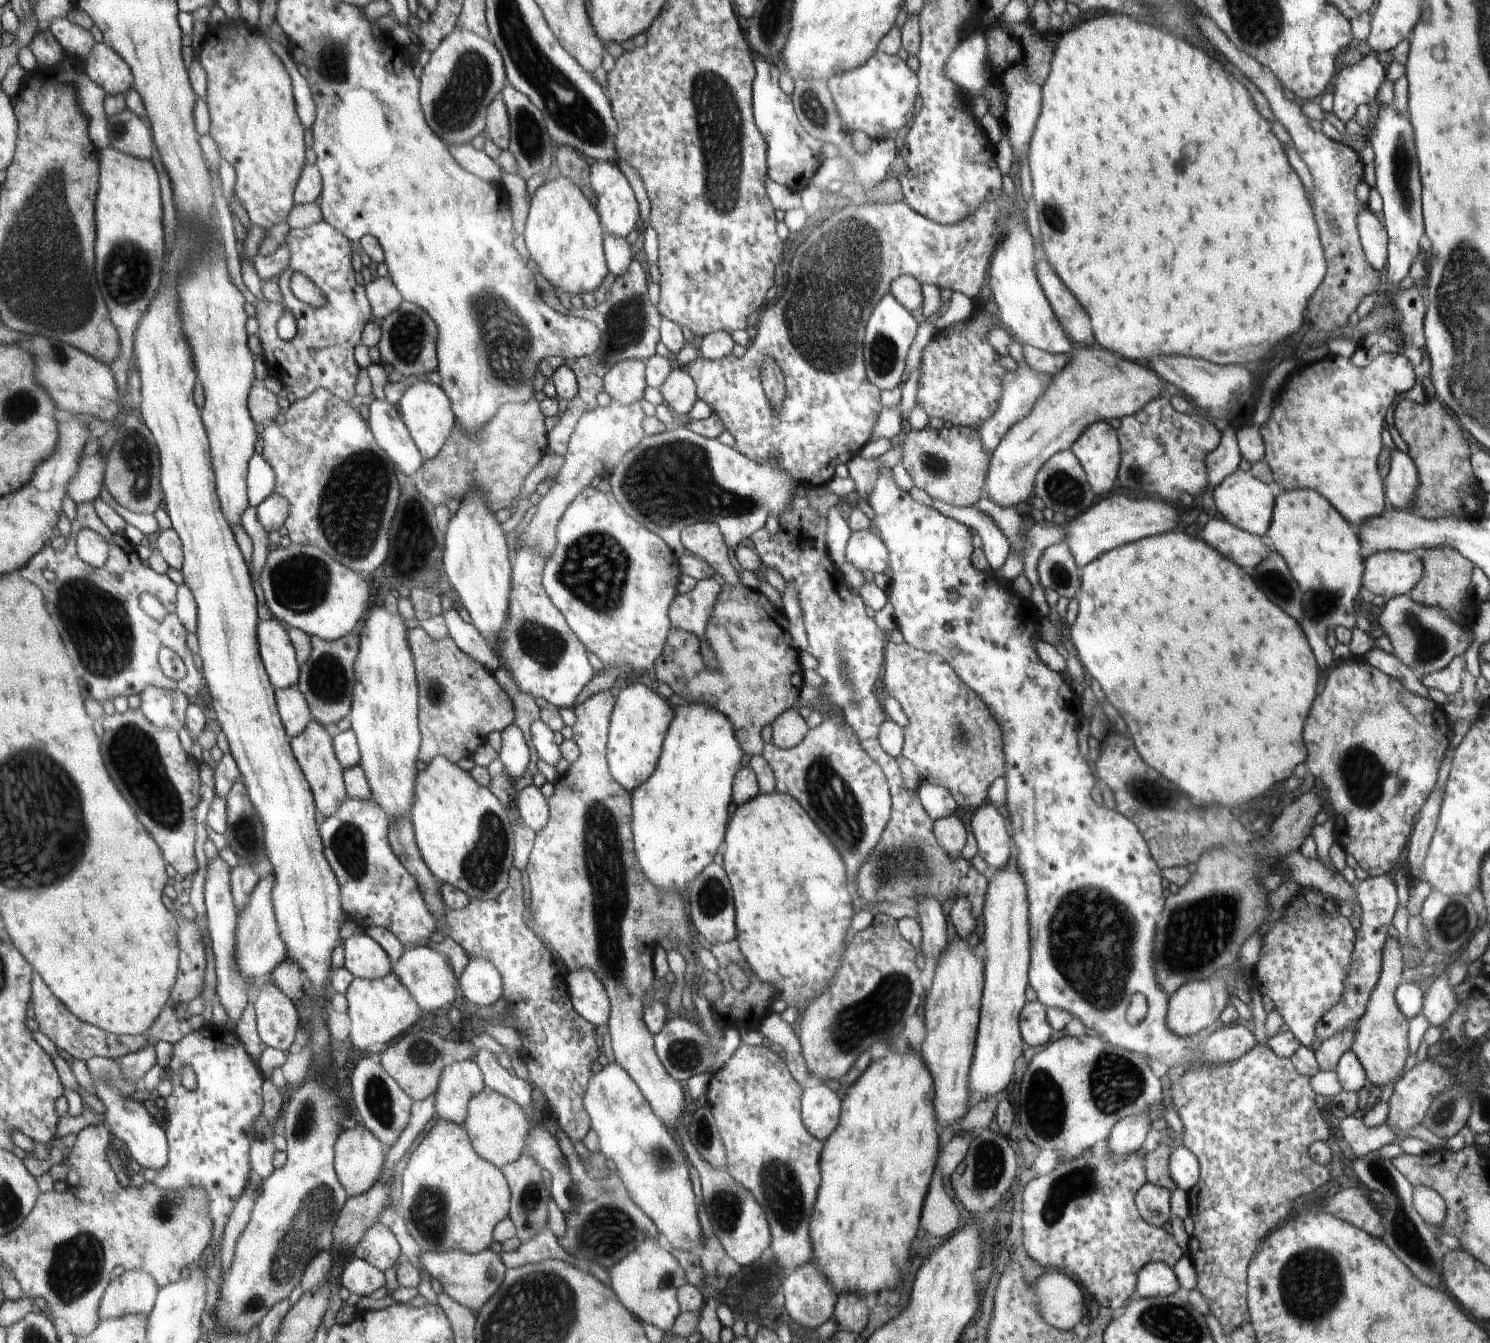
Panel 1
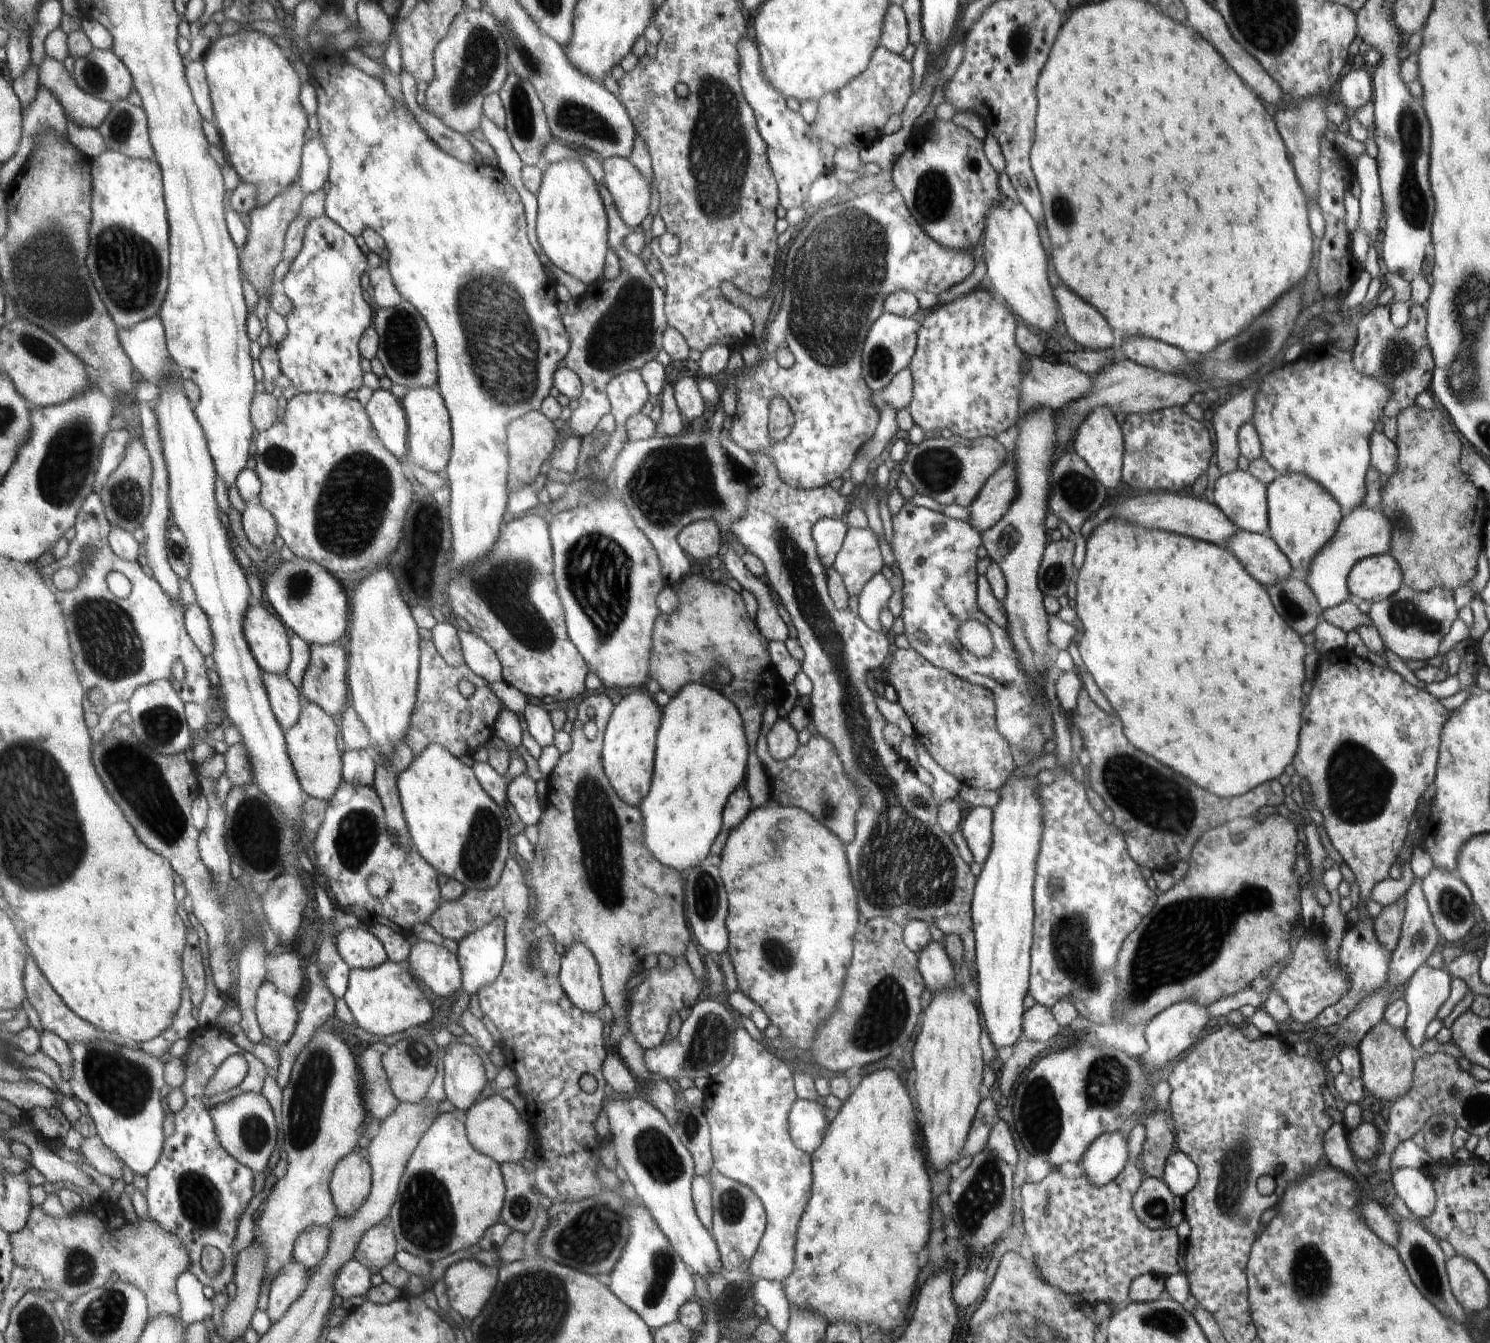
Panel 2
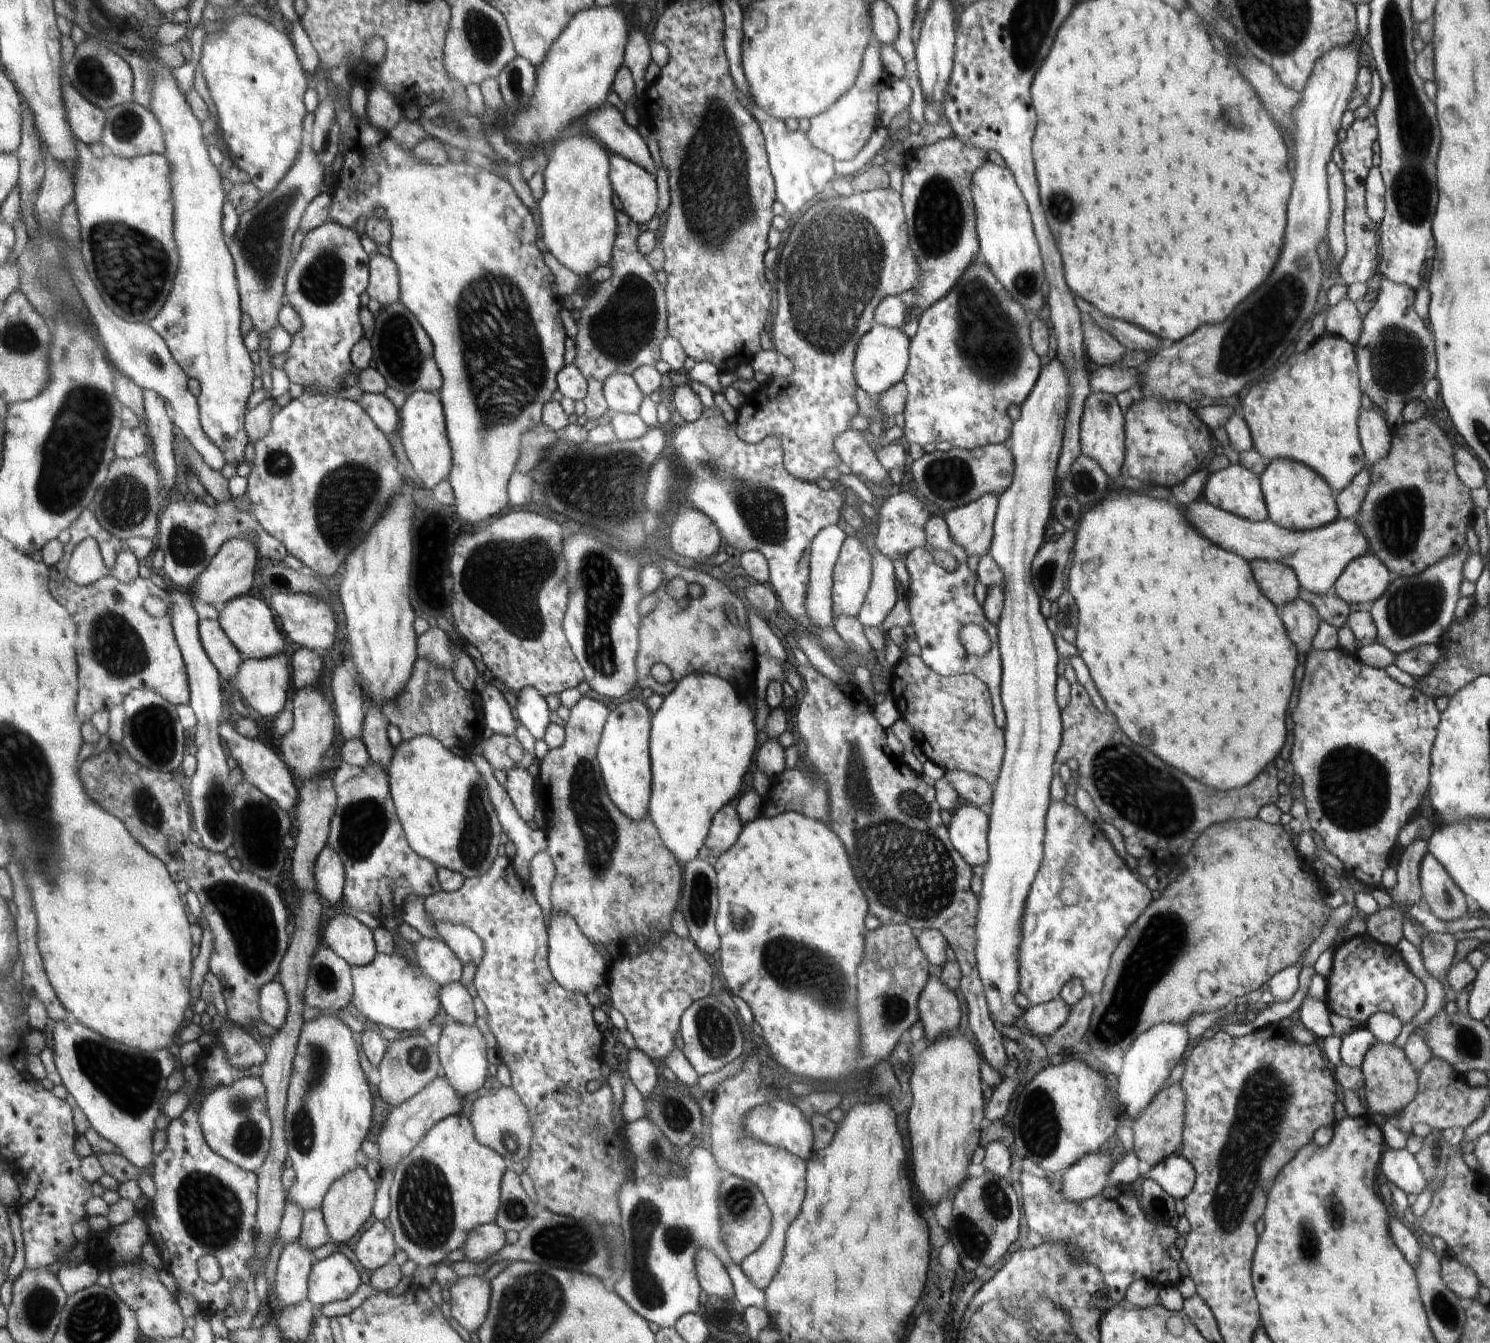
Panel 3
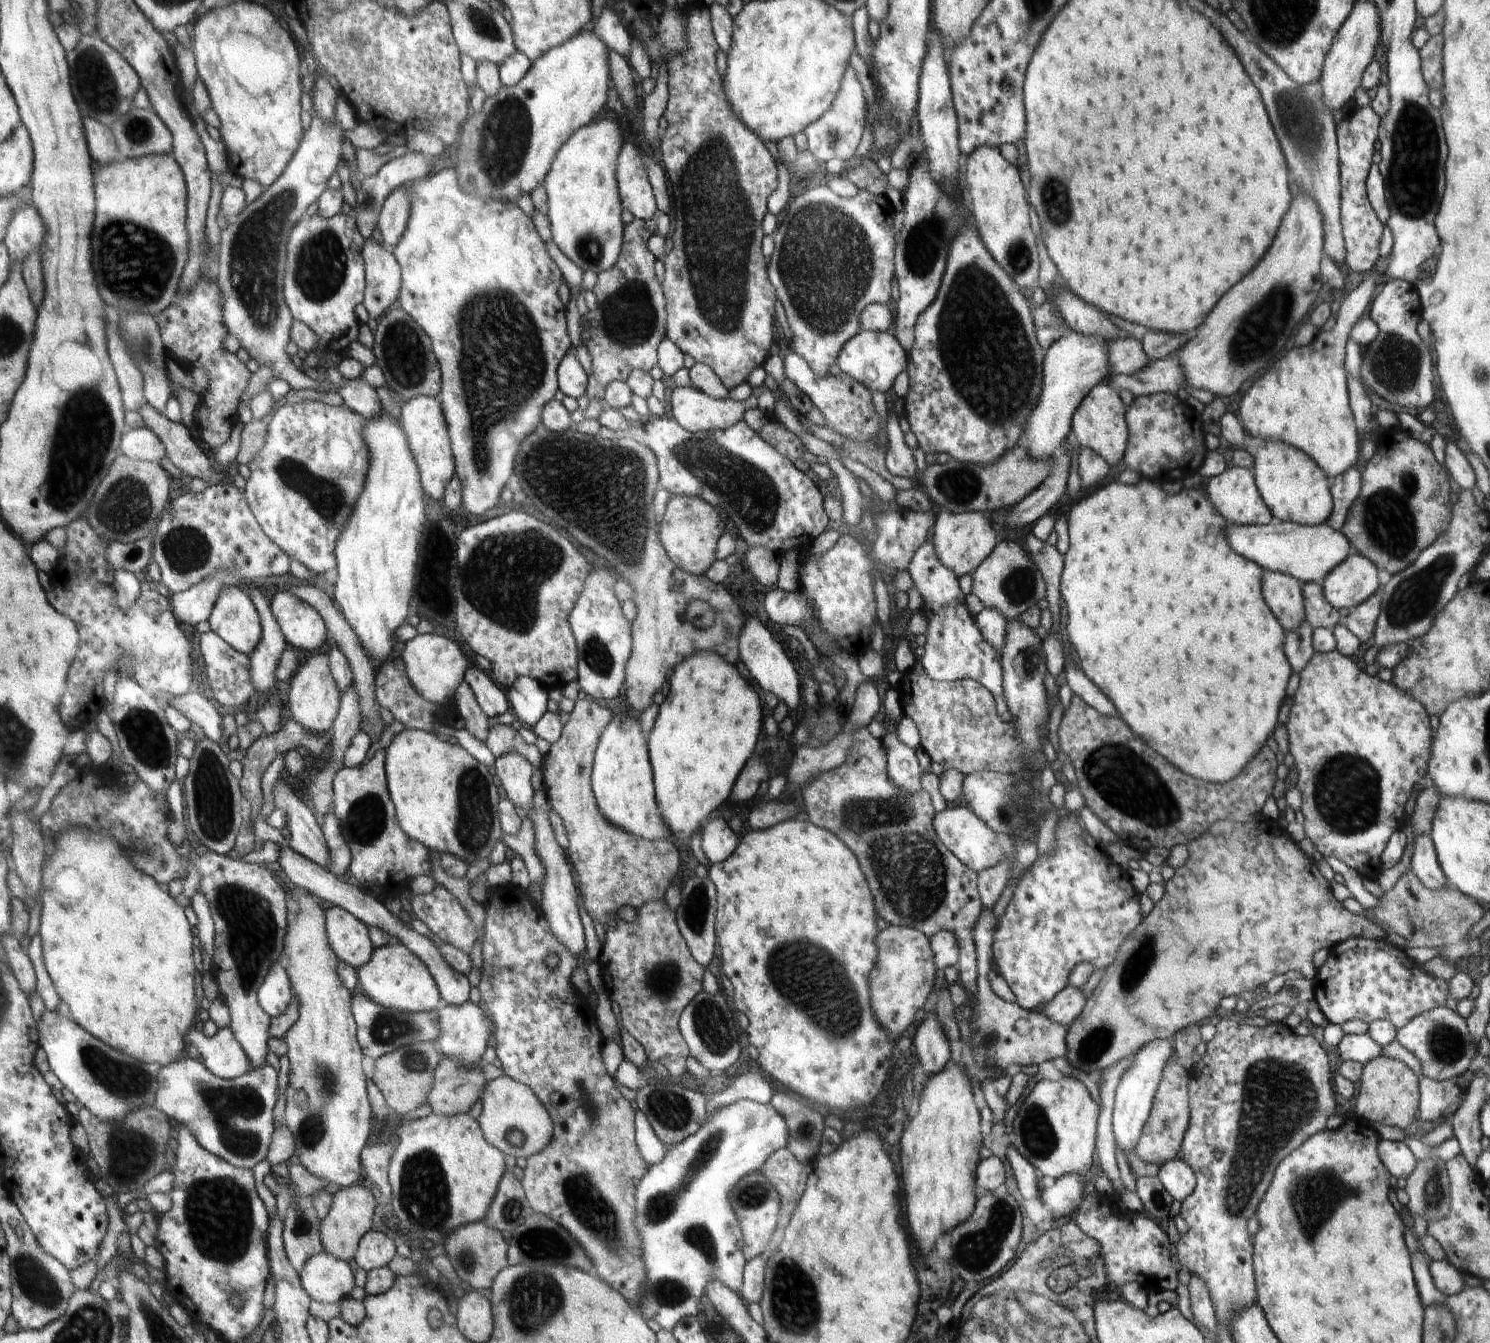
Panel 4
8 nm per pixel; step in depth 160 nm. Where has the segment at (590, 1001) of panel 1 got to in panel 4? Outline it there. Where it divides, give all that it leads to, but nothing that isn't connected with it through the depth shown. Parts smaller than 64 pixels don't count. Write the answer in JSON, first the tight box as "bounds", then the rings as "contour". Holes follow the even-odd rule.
{"bounds":[533,788,584,957],"contour":[[[544,788],[538,790],[534,802],[536,802],[537,813],[533,814],[535,821],[533,822],[535,830],[535,845],[534,850],[536,856],[540,858],[544,867],[544,878],[542,883],[542,907],[545,910],[545,917],[549,921],[549,926],[552,927],[553,935],[558,942],[561,942],[575,957],[584,952],[584,930],[580,924],[580,912],[578,912],[578,894],[572,882],[571,864],[566,862],[564,849],[558,846],[550,820],[548,820],[548,810],[550,810],[549,798],[544,794]]]}

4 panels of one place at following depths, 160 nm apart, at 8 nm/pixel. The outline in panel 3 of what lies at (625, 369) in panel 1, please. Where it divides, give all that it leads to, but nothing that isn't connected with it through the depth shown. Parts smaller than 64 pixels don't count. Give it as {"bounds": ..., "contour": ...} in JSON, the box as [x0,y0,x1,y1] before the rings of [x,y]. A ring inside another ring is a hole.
{"bounds":[604,373,645,415],"contour":[[[621,373],[614,374],[605,382],[604,394],[612,415],[638,413],[645,397],[633,376]]]}

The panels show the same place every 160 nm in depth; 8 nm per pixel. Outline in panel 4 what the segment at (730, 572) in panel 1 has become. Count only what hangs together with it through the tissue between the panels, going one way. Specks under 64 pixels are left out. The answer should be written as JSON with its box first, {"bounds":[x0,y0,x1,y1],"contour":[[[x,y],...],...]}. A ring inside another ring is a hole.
{"bounds":[660,495,724,575],"contour":[[[674,495],[668,502],[660,526],[660,539],[669,557],[683,570],[693,575],[704,575],[714,562],[714,548],[724,532],[724,522],[716,509],[701,498]]]}

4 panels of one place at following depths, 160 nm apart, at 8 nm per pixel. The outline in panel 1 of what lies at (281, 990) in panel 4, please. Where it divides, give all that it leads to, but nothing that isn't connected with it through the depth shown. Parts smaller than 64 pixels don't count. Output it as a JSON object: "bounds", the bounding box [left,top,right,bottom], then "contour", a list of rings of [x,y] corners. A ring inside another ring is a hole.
{"bounds":[253,983,300,1052],"contour":[[[267,983],[253,1004],[260,1041],[288,1052],[300,1021],[298,1008],[274,984]]]}

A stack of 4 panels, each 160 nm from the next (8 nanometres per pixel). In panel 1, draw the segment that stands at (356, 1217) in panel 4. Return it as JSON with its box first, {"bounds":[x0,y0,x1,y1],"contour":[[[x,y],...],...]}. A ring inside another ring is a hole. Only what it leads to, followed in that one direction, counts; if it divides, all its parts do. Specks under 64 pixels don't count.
{"bounds":[336,1122,386,1197],"contour":[[[351,1122],[349,1127],[344,1127],[342,1135],[336,1143],[337,1176],[342,1186],[349,1192],[350,1197],[369,1193],[377,1180],[381,1177],[385,1162],[386,1149],[380,1139],[368,1130],[364,1124]]]}

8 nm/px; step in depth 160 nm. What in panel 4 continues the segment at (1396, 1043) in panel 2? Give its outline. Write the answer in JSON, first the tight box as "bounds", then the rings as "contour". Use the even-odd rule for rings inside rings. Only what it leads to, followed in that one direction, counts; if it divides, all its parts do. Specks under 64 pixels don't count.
{"bounds":[1354,1054,1420,1129],"contour":[[[1383,1054],[1363,1065],[1360,1092],[1356,1098],[1354,1114],[1370,1123],[1381,1122],[1388,1126],[1405,1129],[1418,1117],[1420,1078],[1399,1059]]]}

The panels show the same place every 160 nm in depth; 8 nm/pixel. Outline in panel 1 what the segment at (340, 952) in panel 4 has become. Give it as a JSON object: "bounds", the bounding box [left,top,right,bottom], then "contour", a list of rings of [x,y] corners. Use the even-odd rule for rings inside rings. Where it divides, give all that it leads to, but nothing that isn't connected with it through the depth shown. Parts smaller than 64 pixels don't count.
{"bounds":[344,932,393,980],"contour":[[[364,932],[345,937],[344,966],[354,977],[380,980],[393,972],[393,963],[388,952]]]}

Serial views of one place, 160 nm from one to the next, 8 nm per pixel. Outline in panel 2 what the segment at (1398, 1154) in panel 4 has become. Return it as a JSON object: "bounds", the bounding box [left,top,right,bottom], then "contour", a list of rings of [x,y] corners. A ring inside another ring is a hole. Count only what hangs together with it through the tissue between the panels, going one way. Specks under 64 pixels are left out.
{"bounds":[1392,1166,1436,1220],"contour":[[[1402,1166],[1392,1173],[1396,1196],[1400,1197],[1417,1220],[1432,1214],[1436,1206],[1436,1192],[1430,1177],[1420,1170]]]}

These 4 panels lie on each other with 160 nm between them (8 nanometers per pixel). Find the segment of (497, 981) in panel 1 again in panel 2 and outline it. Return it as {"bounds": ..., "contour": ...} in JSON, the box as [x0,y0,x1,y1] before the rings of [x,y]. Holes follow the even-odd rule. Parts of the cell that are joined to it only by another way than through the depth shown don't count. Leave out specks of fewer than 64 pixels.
{"bounds":[456,916,506,998],"contour":[[[498,916],[483,929],[474,930],[472,934],[466,934],[466,938],[462,938],[458,942],[456,956],[462,974],[462,992],[466,992],[471,998],[473,995],[478,996],[481,990],[493,985],[494,981],[501,976],[506,958],[504,918]]]}

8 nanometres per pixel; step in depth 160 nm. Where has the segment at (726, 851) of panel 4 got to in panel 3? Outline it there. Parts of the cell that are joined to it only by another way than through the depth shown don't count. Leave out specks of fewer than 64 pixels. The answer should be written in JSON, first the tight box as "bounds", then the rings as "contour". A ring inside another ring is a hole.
{"bounds":[706,802,743,858],"contour":[[[730,802],[730,805],[727,805],[713,819],[713,826],[706,841],[706,848],[718,858],[722,855],[722,852],[726,852],[736,844],[742,828],[743,823],[738,816],[738,810]]]}

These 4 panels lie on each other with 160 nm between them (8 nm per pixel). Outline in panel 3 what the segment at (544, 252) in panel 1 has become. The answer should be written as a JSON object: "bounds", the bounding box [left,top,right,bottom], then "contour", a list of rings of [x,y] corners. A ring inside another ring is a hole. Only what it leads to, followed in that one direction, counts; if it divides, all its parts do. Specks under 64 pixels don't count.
{"bounds":[538,134,620,278],"contour":[[[574,134],[568,140],[558,140],[547,152],[548,164],[544,170],[544,195],[538,202],[540,222],[542,224],[542,242],[545,250],[550,252],[559,263],[578,276],[588,278],[603,265],[609,264],[613,256],[614,242],[620,228],[617,224],[616,212],[612,206],[614,196],[613,184],[610,184],[608,172],[610,162],[608,154],[592,136]]]}

